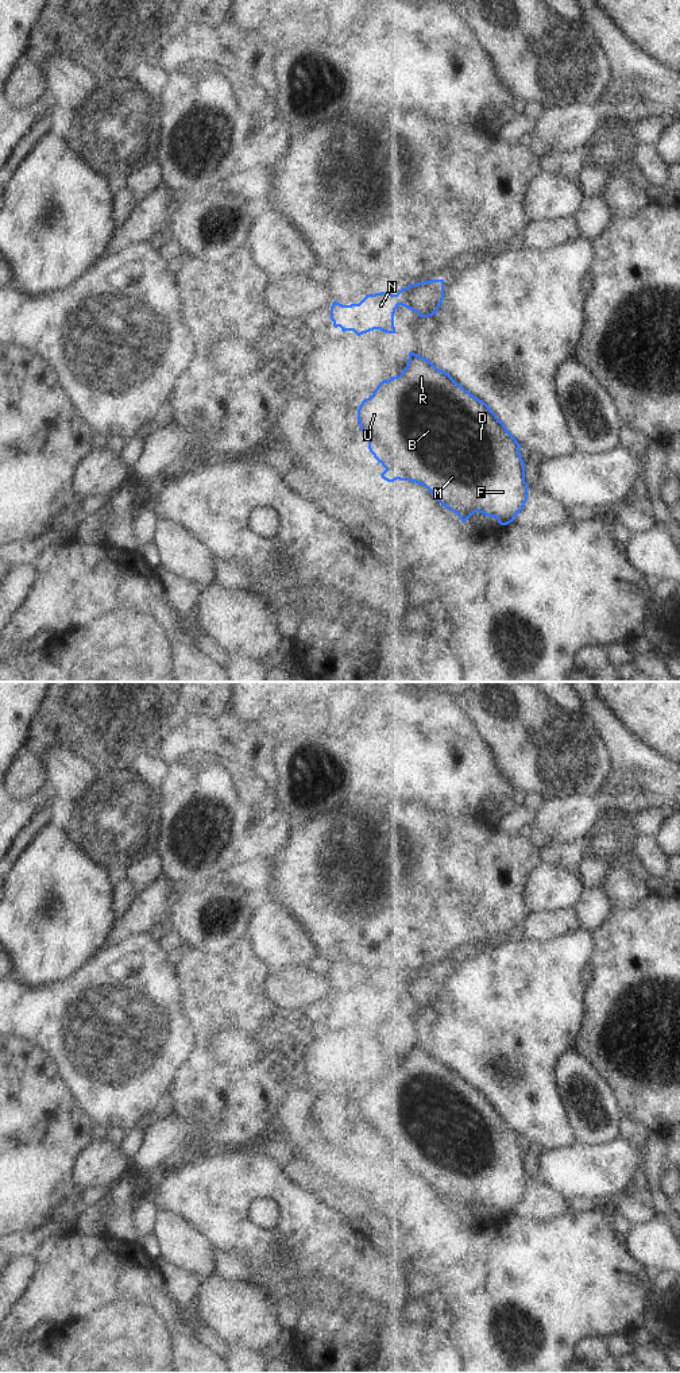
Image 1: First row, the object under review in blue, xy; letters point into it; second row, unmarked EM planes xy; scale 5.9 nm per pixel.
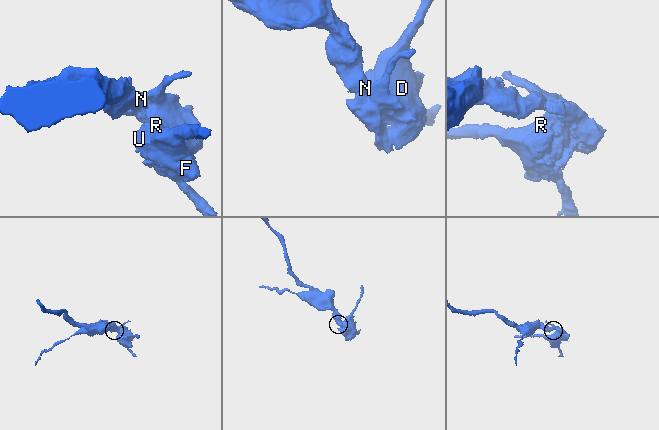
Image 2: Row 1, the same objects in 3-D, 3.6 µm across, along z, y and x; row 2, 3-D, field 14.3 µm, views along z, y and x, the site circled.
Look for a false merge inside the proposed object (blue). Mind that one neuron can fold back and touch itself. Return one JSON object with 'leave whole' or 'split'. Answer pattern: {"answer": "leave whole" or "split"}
{"answer": "split"}

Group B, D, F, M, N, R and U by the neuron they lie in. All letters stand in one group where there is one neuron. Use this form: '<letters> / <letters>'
B D F M R U / N

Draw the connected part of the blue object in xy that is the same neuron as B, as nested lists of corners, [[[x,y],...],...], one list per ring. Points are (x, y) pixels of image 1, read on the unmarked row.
[[[409,1044],[409,1052],[402,1064],[382,1072],[372,1087],[362,1092],[358,1112],[368,1133],[370,1143],[386,1160],[380,1165],[385,1172],[410,1172],[425,1177],[443,1197],[456,1204],[461,1214],[479,1203],[495,1208],[501,1216],[507,1216],[514,1212],[528,1192],[529,1176],[525,1173],[521,1135],[486,1094],[425,1048]]]

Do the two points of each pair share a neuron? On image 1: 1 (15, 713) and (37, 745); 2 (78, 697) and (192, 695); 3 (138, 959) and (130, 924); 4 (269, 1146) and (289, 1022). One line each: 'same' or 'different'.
1: different
2: same
3: different
4: different

